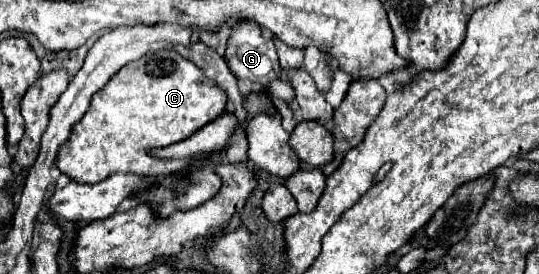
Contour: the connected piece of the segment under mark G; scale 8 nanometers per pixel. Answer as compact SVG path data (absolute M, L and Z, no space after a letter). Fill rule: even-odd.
M249 19L235 21L233 27L231 27L231 37L227 41L225 61L227 61L229 69L231 69L231 73L237 77L239 91L243 95L247 95L251 91L259 91L259 87L269 87L273 97L289 103L293 99L293 87L289 85L289 81L283 81L273 39L263 37L263 33L265 31L261 27L257 27L255 21L249 21Z

